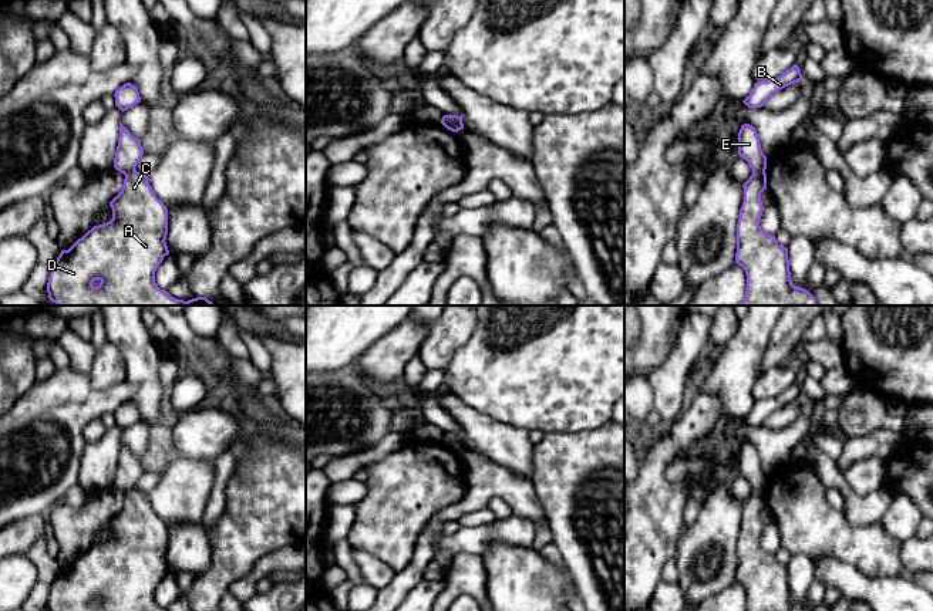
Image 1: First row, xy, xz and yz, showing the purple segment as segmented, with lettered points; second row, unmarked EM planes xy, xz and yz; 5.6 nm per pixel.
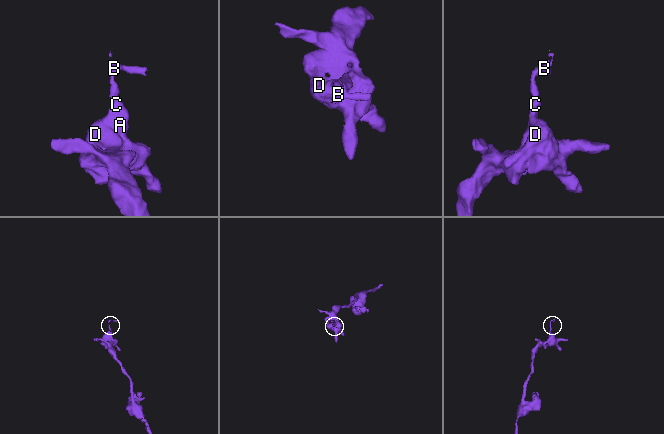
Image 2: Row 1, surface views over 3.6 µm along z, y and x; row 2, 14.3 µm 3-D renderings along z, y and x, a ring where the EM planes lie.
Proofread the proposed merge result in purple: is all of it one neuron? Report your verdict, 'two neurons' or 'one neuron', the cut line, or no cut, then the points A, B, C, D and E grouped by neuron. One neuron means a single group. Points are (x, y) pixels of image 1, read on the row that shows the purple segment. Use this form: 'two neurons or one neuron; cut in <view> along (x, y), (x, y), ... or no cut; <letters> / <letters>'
two neurons; cut in yz along (764, 171), (753, 174); A C D / B E

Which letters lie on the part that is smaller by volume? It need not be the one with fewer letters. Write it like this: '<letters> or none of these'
B, E

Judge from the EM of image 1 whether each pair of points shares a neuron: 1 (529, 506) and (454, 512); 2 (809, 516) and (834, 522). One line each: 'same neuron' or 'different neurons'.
1: same neuron
2: same neuron

